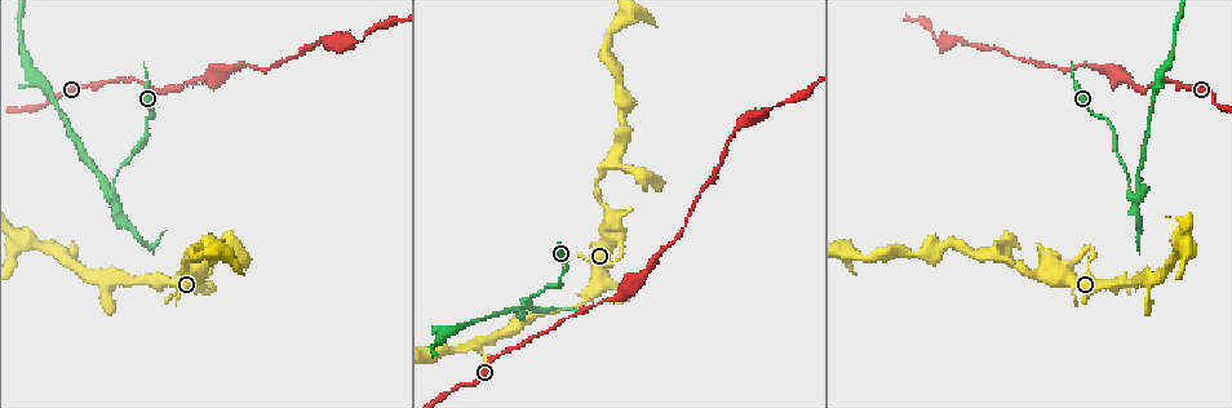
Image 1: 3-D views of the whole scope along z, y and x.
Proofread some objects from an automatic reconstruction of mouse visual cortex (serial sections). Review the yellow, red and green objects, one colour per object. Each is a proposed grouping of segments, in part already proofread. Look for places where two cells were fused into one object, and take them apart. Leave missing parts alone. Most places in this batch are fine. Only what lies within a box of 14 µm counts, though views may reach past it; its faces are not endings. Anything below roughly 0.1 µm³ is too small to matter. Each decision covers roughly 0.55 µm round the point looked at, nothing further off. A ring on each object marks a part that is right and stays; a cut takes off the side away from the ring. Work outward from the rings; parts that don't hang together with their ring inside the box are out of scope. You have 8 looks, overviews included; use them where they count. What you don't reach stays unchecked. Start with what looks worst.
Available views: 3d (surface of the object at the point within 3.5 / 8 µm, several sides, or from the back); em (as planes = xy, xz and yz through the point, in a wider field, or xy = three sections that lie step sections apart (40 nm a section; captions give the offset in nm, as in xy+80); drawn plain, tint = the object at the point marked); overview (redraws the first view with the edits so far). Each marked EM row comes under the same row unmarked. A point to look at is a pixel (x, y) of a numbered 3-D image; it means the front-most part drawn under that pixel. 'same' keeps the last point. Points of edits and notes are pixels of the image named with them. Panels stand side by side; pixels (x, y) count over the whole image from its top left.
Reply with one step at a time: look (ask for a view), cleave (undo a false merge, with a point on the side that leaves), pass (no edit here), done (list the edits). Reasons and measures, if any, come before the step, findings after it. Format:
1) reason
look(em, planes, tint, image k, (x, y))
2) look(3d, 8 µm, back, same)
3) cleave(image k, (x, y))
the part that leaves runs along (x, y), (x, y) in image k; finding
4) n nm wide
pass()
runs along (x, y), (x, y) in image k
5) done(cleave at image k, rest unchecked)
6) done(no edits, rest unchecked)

abrupt turn
look(3d, 8 µm, image 1, (527, 304))

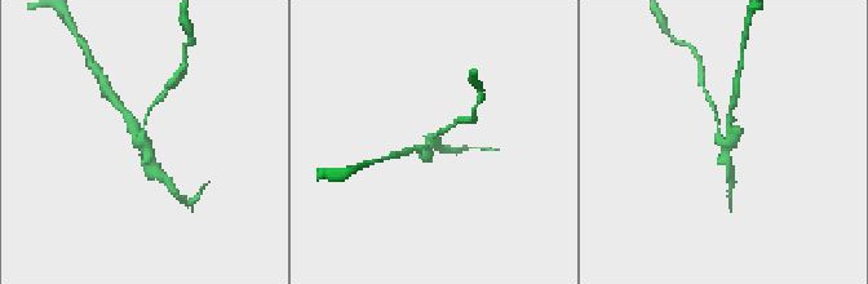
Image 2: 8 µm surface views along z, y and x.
look(3d, 3.5 µm, back, image 2, (430, 141))

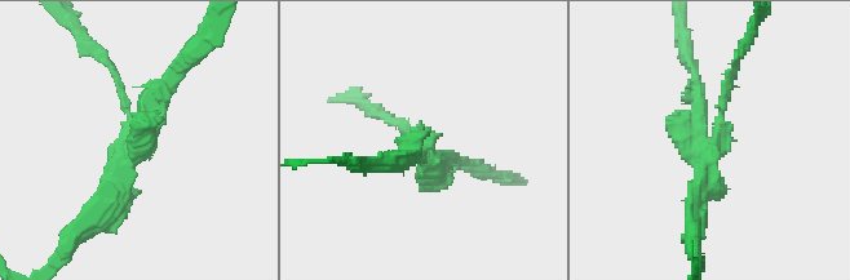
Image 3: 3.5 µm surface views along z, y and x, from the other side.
pass()
one cell here

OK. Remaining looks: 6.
abrupt turn
look(3d, 3.5 µm, image 1, (631, 18))

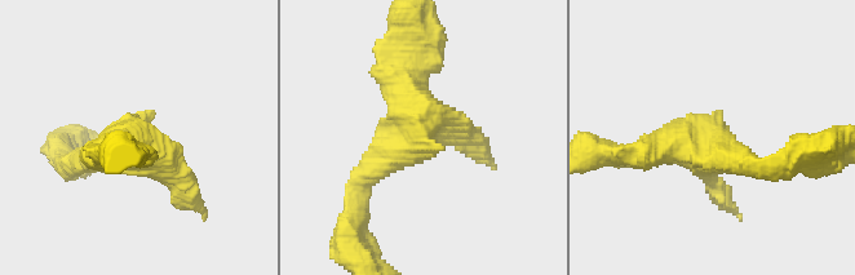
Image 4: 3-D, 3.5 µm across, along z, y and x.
now the EM
look(em, xy, step 5, tint, image 4, (707, 151))

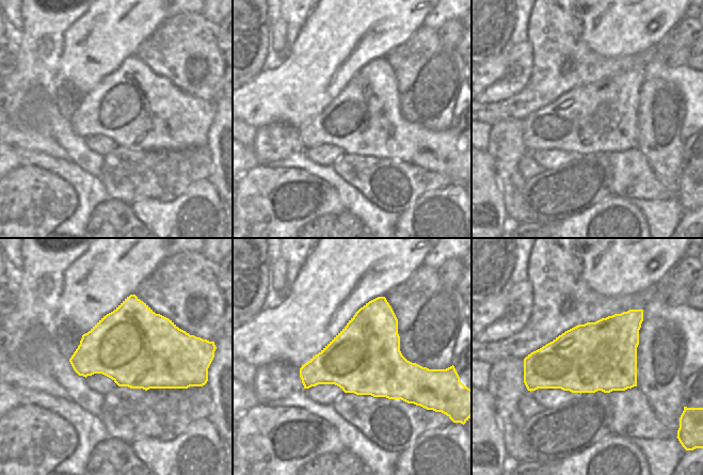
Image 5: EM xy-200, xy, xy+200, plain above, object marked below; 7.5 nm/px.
pass()
runs along (355, 191), (424, 128), (380, 83) in image 4; all the same cell

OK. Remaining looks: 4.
thick turns thin
look(3d, 8 µm, image 1, (461, 328))

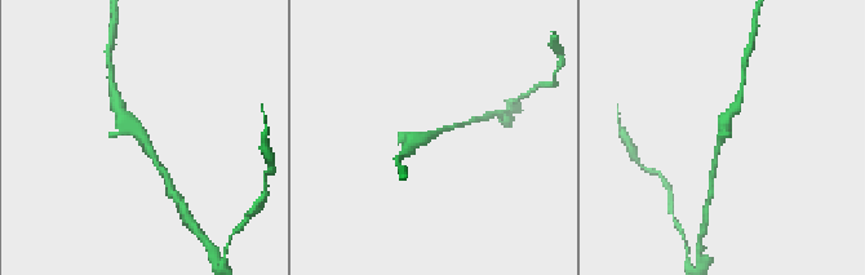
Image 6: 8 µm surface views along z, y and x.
shape alone is not enough
look(em, xy, step 5, tint, image 6, (144, 137))

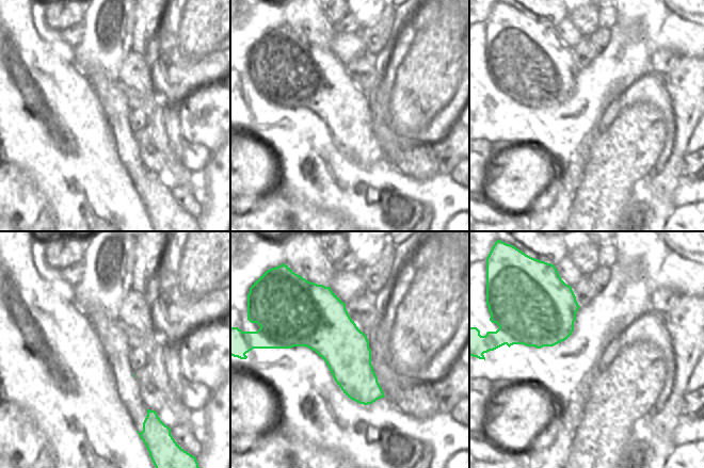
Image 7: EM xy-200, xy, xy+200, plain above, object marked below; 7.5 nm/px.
pass()
runs along (162, 171), (143, 138), (119, 111) in image 6; one cell here

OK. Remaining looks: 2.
done(no edits, rest unchecked)

